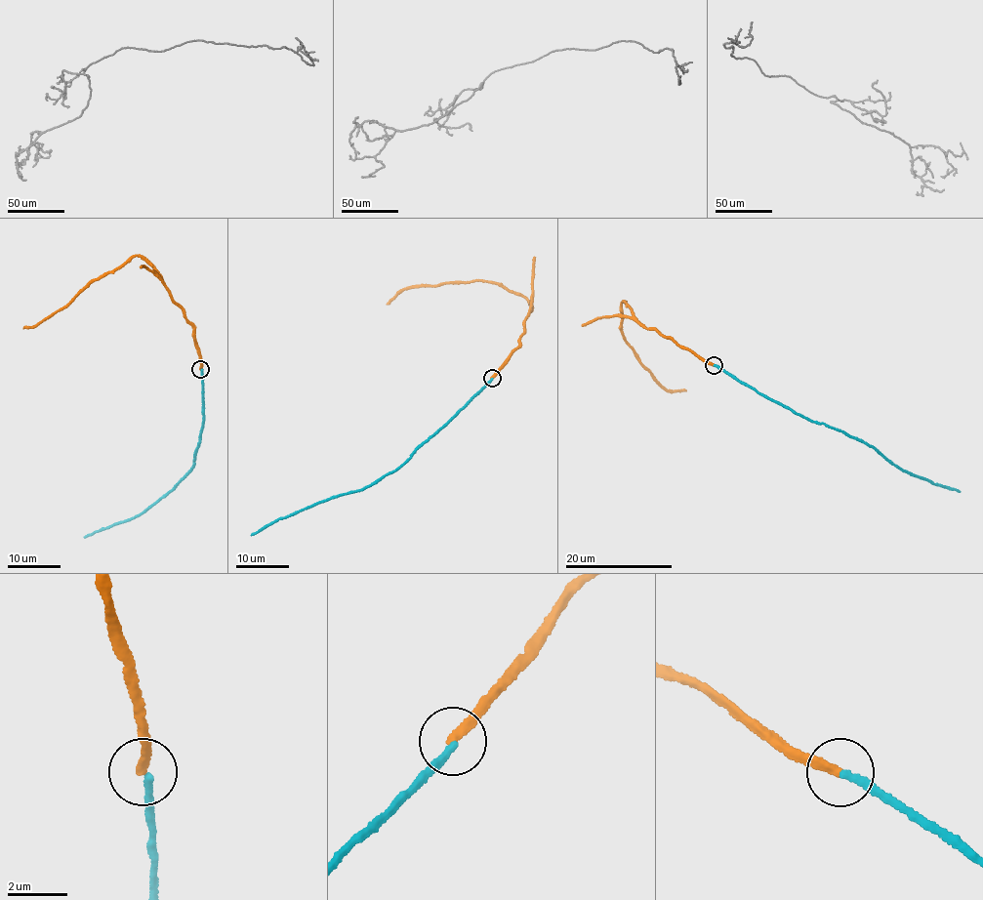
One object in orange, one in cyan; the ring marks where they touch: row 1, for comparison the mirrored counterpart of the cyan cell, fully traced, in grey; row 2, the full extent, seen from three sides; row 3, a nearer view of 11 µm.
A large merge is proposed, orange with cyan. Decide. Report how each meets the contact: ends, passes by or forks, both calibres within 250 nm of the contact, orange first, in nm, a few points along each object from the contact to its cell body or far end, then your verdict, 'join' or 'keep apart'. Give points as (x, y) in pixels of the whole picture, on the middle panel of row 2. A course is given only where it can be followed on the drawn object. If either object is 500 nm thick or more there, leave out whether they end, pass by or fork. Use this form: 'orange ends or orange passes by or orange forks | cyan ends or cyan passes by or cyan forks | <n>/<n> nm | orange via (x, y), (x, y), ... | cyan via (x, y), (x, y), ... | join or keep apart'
orange ends | cyan ends | 320/240 nm | orange via (492, 378), (517, 347), (532, 309), (528, 302), (491, 282), (448, 282), (414, 286), (390, 299), (388, 304) | cyan via (492, 379), (400, 466), (360, 490), (275, 519), (251, 535) | keep apart

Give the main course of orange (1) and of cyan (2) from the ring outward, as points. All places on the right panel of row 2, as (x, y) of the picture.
1: (714, 365), (655, 330), (647, 329), (624, 302), (622, 333), (640, 363), (667, 389), (685, 389)
2: (715, 365), (811, 421), (825, 423), (874, 448), (902, 470), (961, 491)

